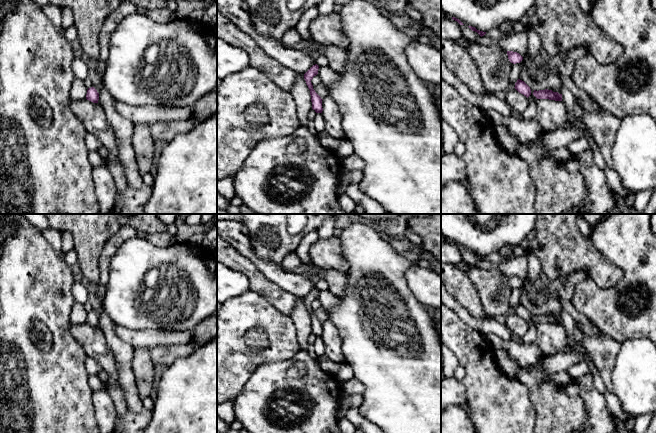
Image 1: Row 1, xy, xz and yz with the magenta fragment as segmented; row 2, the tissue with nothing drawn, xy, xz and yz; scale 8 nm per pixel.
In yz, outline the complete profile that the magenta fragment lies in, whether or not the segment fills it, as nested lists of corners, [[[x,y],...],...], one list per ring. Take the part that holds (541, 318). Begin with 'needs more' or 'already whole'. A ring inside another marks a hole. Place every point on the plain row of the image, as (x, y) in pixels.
already whole; [[[534,314],[533,319],[537,323],[549,323],[549,324],[555,324],[555,325],[562,325],[562,318],[559,318],[558,316],[553,316],[552,314]]]

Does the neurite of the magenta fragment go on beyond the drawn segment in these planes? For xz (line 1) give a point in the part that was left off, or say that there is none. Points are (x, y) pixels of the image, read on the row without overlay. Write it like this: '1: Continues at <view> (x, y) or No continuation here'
1: No continuation here

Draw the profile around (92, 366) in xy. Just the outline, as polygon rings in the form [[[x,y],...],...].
[[[89,356],[85,359],[85,368],[89,375],[97,375],[102,370],[98,361]]]

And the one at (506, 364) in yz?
[[[495,349],[495,361],[501,373],[509,378],[518,380],[521,367],[506,351]]]

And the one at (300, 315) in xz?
[[[296,297],[296,303],[293,308],[291,318],[296,327],[296,335],[300,350],[308,350],[308,338],[312,333],[310,314],[304,303],[304,299]]]

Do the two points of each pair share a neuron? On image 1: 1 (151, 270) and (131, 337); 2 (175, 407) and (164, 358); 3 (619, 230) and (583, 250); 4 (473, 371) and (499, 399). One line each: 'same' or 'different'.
1: different
2: different
3: different
4: same

